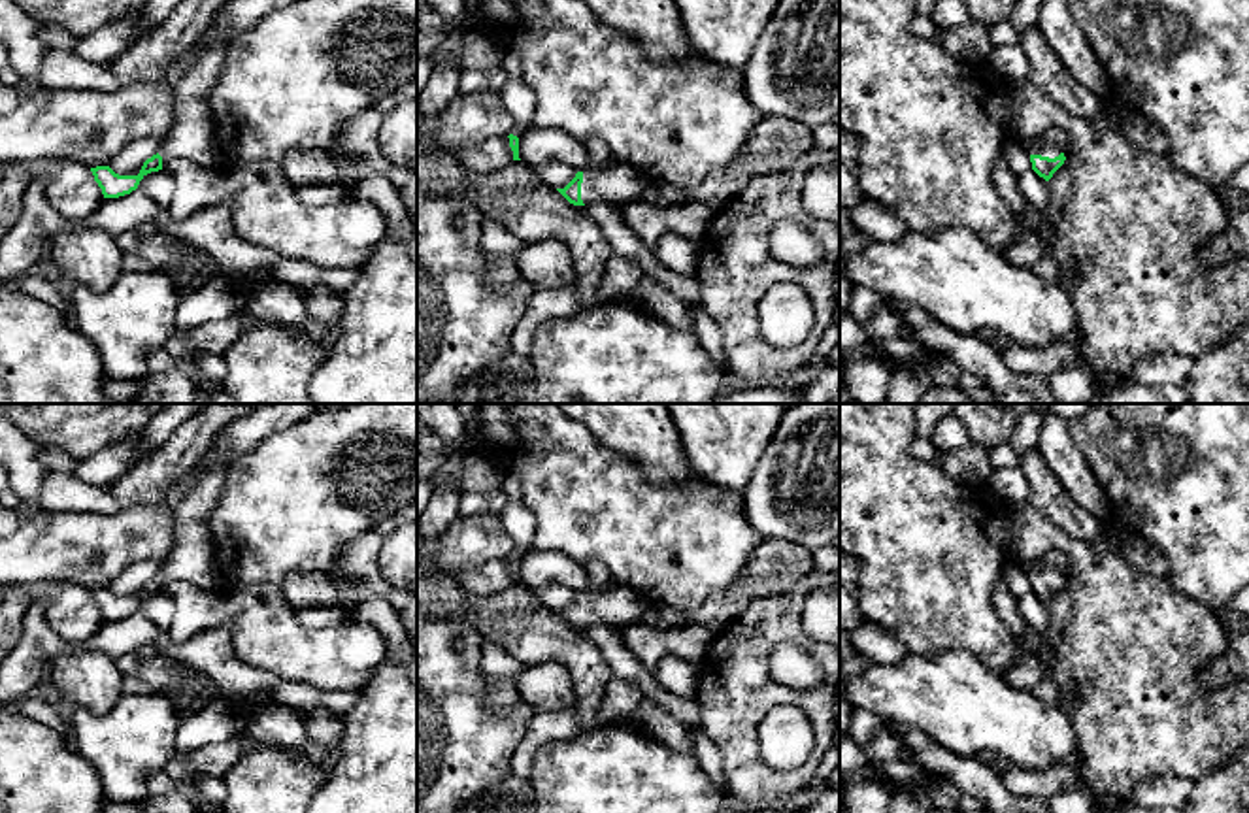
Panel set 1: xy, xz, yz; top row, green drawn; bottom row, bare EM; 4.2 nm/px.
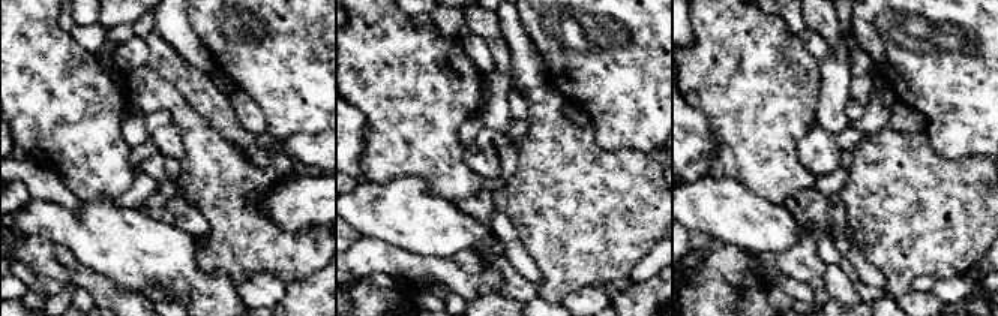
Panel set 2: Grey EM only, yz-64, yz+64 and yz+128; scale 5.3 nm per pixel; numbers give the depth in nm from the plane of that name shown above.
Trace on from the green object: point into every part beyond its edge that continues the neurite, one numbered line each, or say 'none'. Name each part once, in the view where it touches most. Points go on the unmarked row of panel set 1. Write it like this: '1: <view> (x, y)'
1: xz (621, 604)

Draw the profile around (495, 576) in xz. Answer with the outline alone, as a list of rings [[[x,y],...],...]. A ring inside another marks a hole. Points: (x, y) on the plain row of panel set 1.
[[[508,558],[491,560],[477,568],[455,570],[451,573],[474,594],[496,594],[515,585]]]

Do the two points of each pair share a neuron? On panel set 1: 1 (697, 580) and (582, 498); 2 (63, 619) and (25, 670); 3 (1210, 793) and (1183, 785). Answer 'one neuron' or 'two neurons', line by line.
1: one neuron
2: two neurons
3: two neurons

